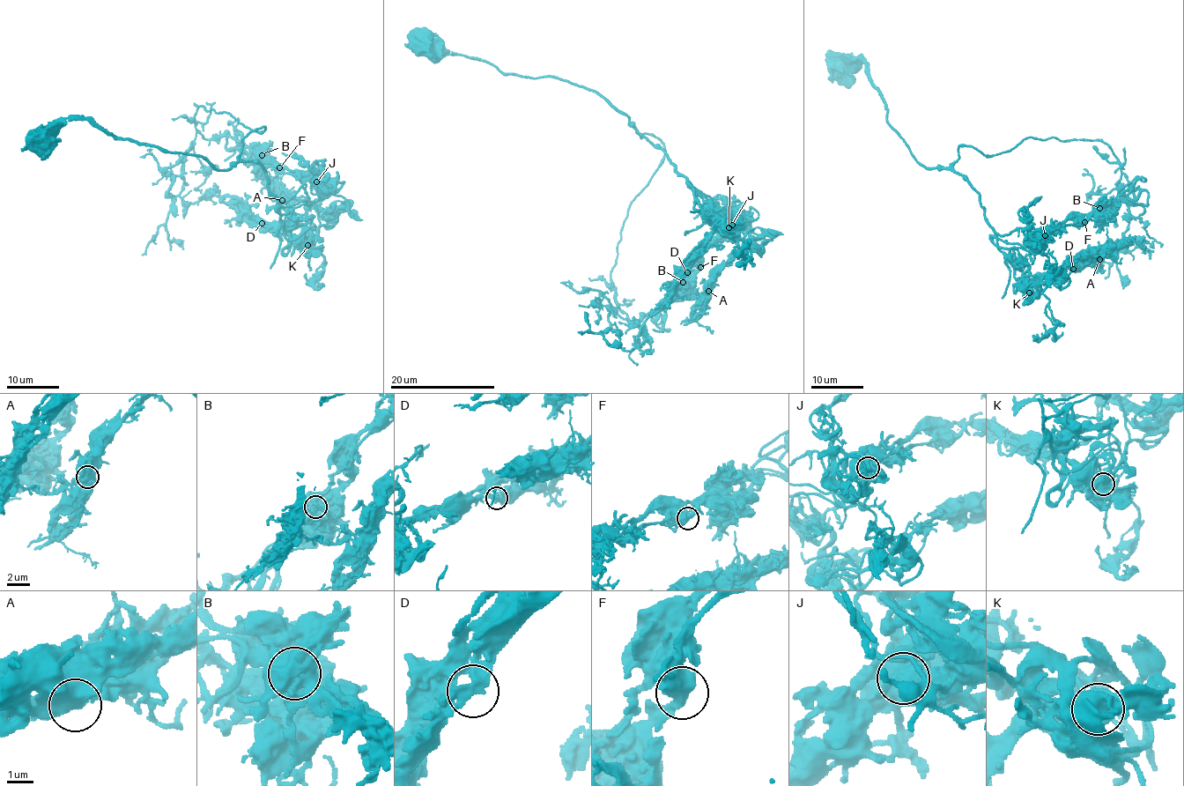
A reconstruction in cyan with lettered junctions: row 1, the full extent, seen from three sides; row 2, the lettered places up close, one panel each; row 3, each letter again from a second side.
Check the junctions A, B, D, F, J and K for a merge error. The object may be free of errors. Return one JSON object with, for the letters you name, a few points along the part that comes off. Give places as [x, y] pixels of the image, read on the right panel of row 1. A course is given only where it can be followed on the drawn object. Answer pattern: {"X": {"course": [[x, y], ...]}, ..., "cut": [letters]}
{"B": {"course": [[1100, 208], [1110, 201], [1131, 203], [1144, 209], [1144, 213], [1139, 215]]}, "cut": ["B"]}

